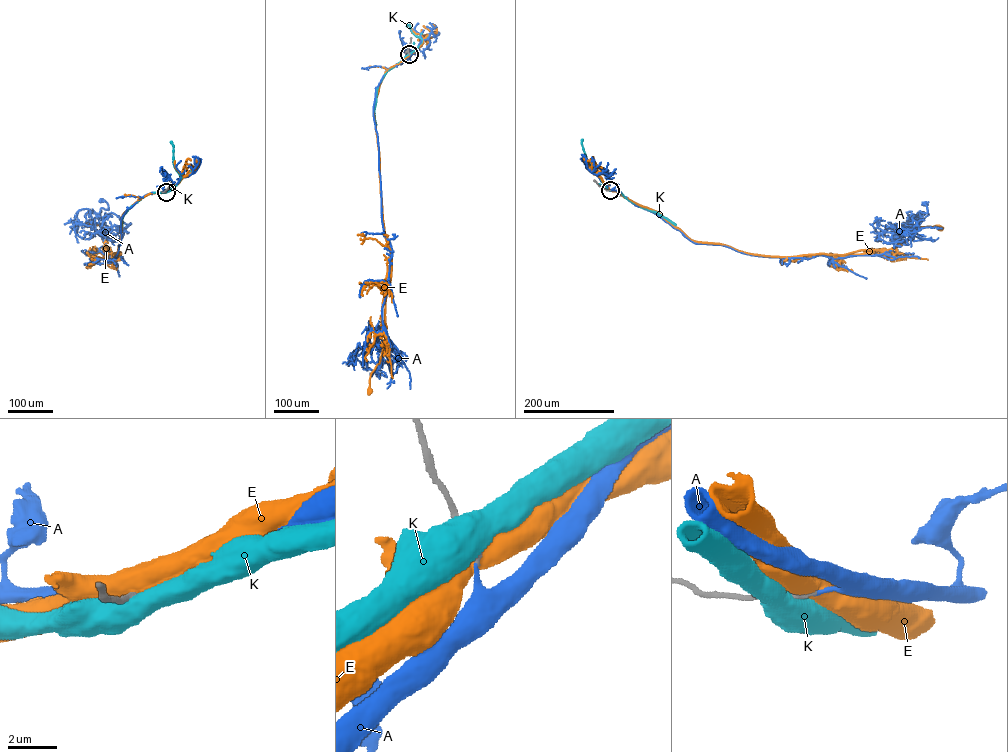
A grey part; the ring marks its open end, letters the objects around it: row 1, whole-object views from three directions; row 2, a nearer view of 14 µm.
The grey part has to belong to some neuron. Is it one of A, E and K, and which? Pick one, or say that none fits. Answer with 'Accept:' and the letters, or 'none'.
Accept: A

